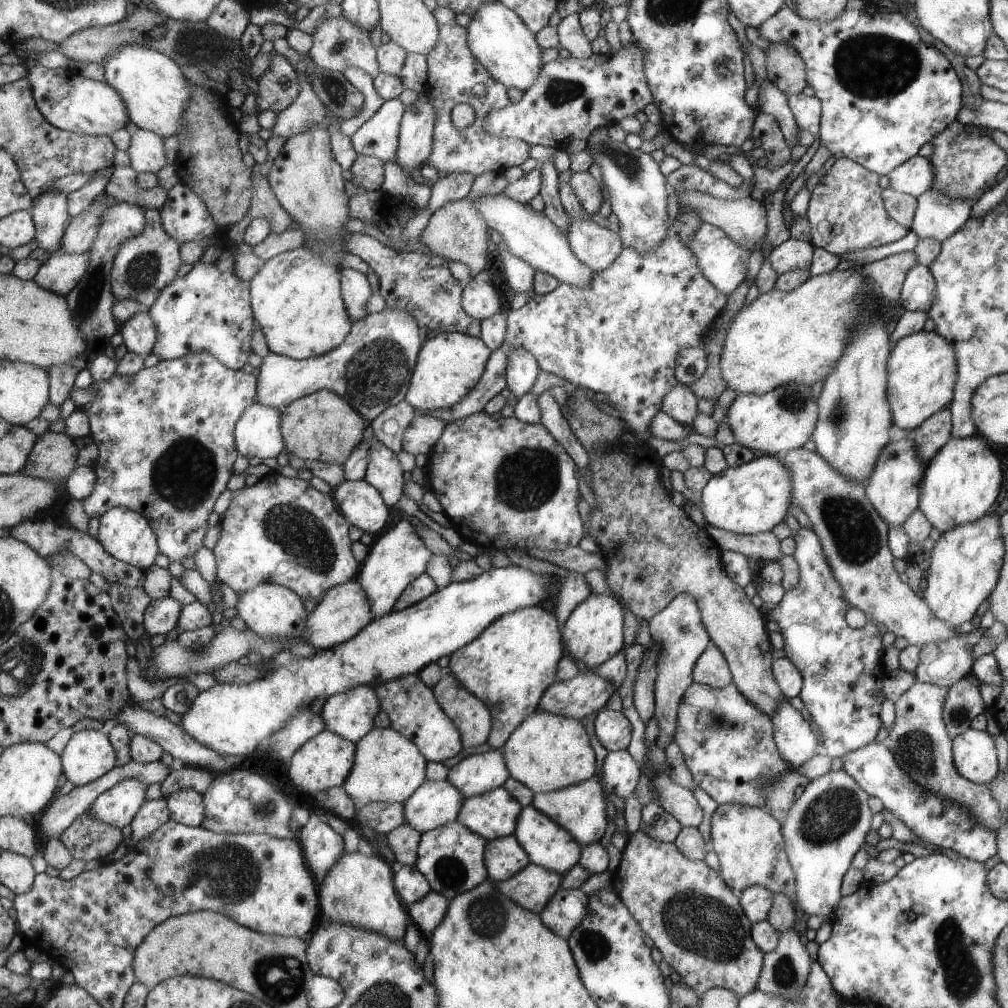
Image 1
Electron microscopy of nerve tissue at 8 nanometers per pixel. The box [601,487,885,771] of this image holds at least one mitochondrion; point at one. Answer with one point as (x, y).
(853, 530)

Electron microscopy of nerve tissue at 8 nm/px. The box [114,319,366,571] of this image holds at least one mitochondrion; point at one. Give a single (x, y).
(186, 491)

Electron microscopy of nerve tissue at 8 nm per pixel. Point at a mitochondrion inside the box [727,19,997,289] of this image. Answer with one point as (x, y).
(871, 65)

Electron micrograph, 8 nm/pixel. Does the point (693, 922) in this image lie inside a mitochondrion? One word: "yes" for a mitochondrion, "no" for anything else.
yes

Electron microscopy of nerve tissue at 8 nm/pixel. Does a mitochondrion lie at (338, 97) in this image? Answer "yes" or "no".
yes

